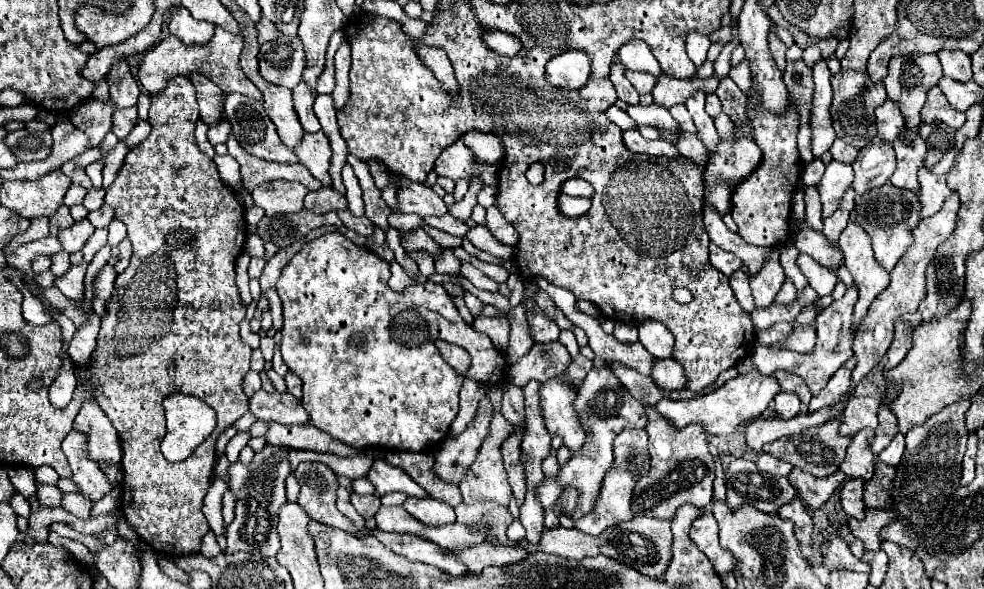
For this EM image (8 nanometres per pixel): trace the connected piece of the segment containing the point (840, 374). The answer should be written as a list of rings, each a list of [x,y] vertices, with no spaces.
[[[854,357],[850,361],[846,361],[846,365],[842,365],[834,377],[828,381],[828,385],[816,395],[812,397],[812,401],[808,403],[808,413],[814,413],[816,409],[828,407],[836,401],[840,401],[842,397],[850,395],[850,371],[854,369]]]

